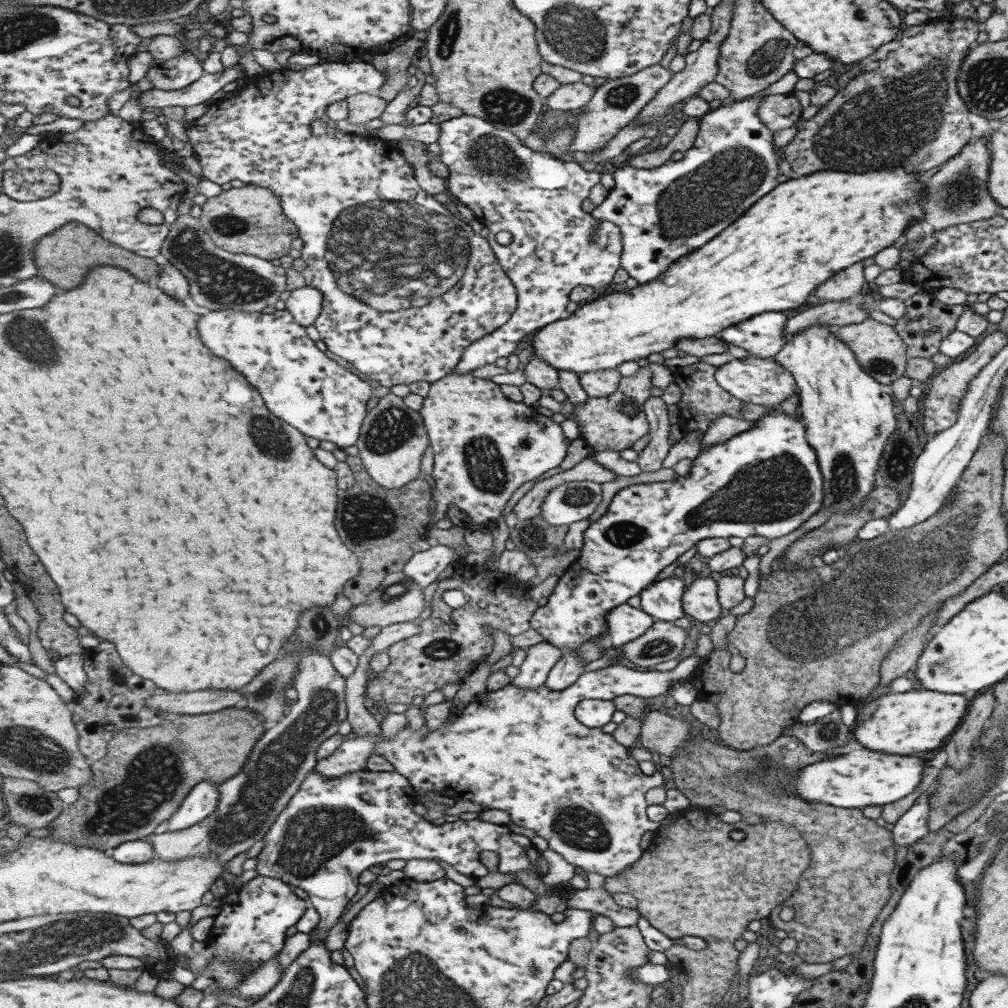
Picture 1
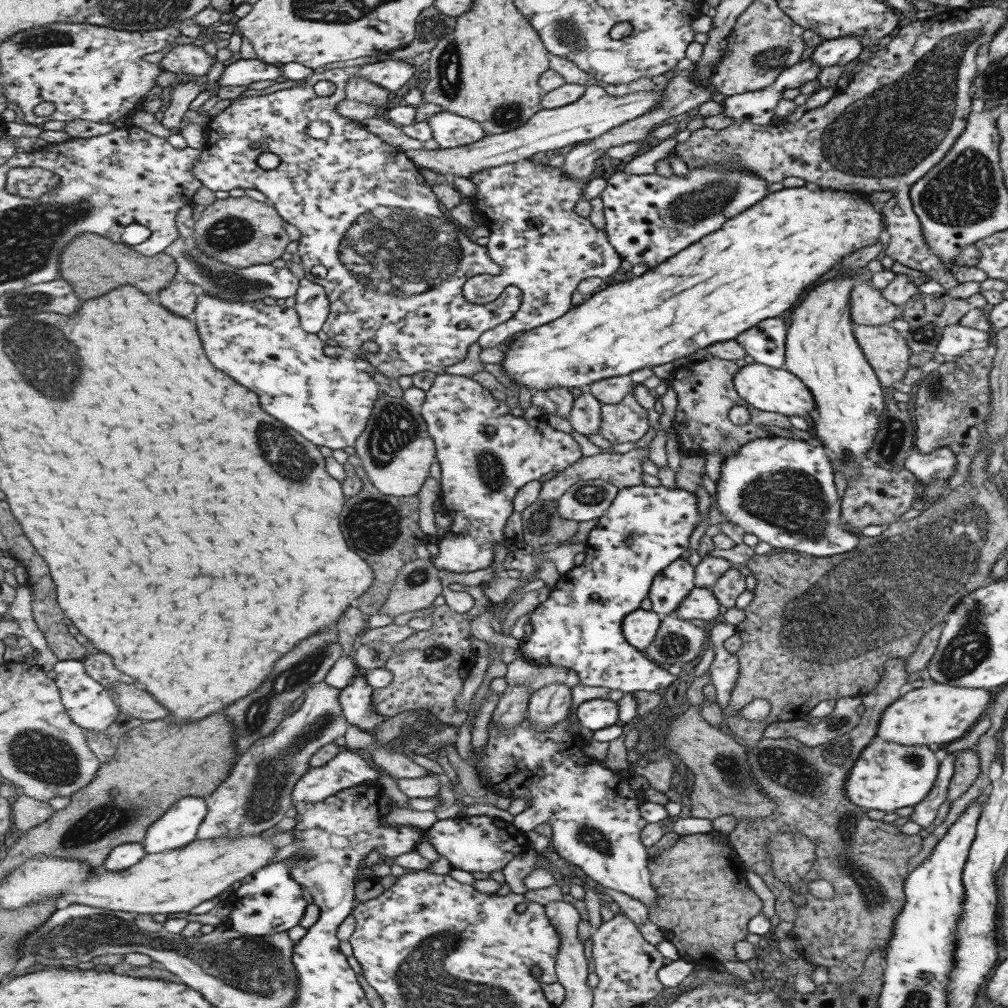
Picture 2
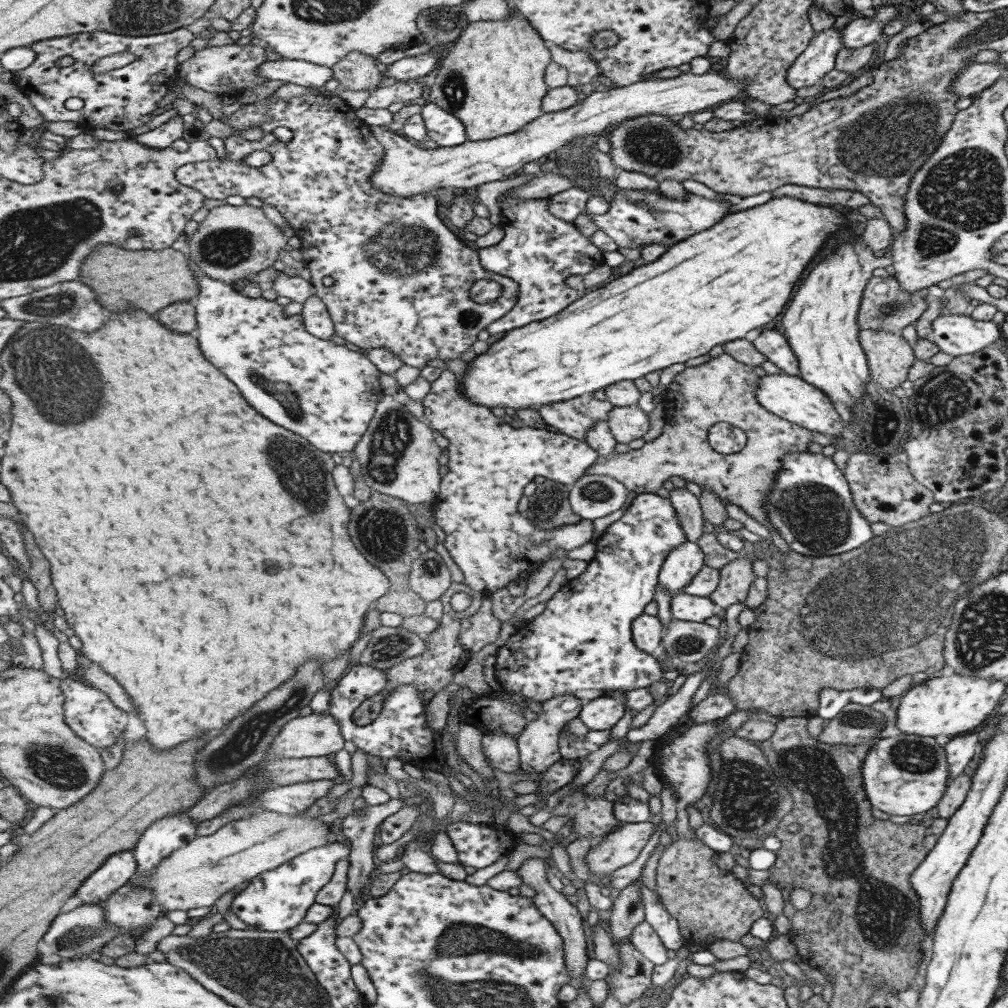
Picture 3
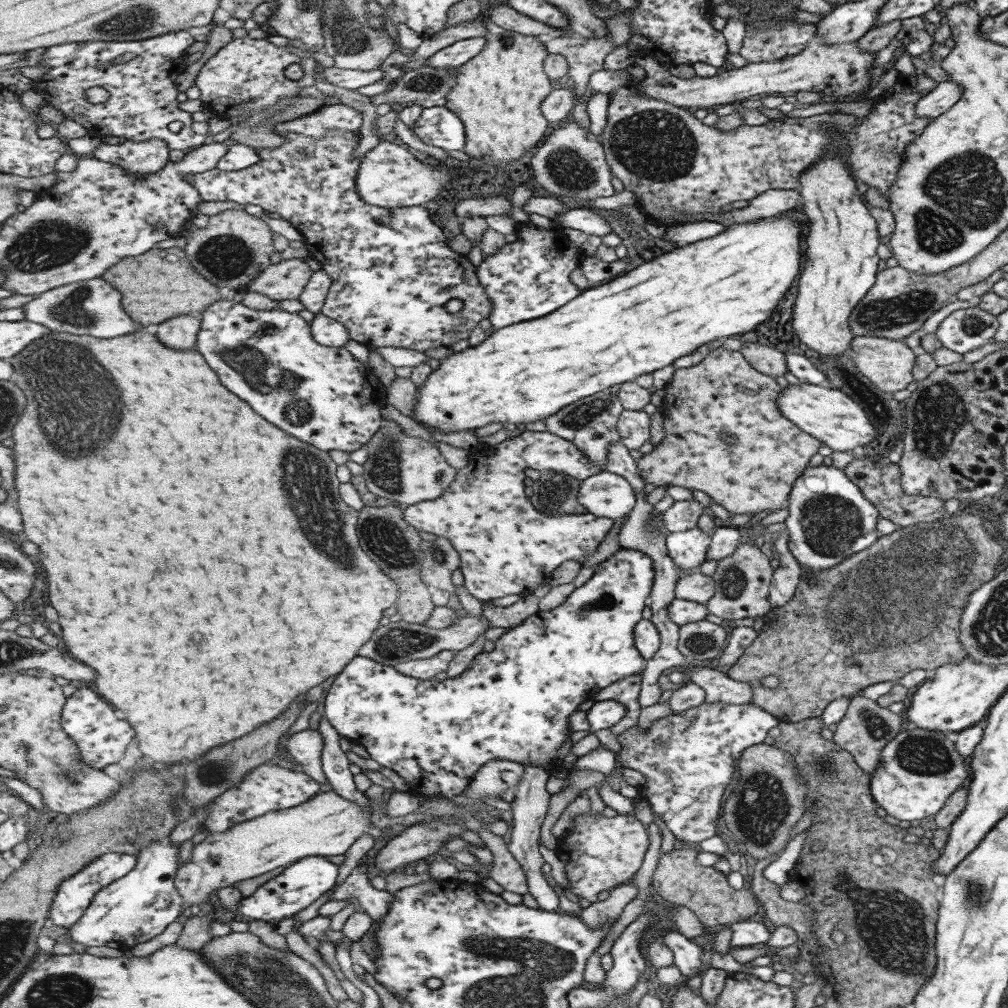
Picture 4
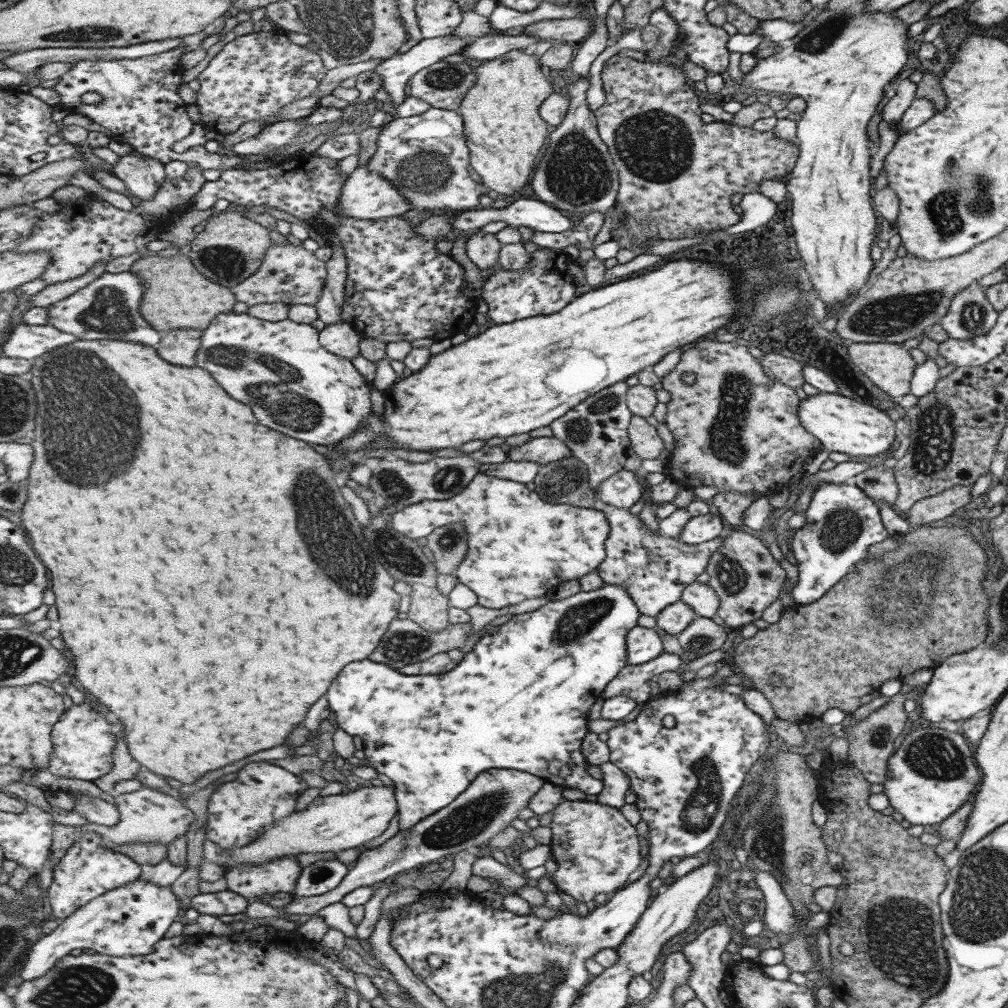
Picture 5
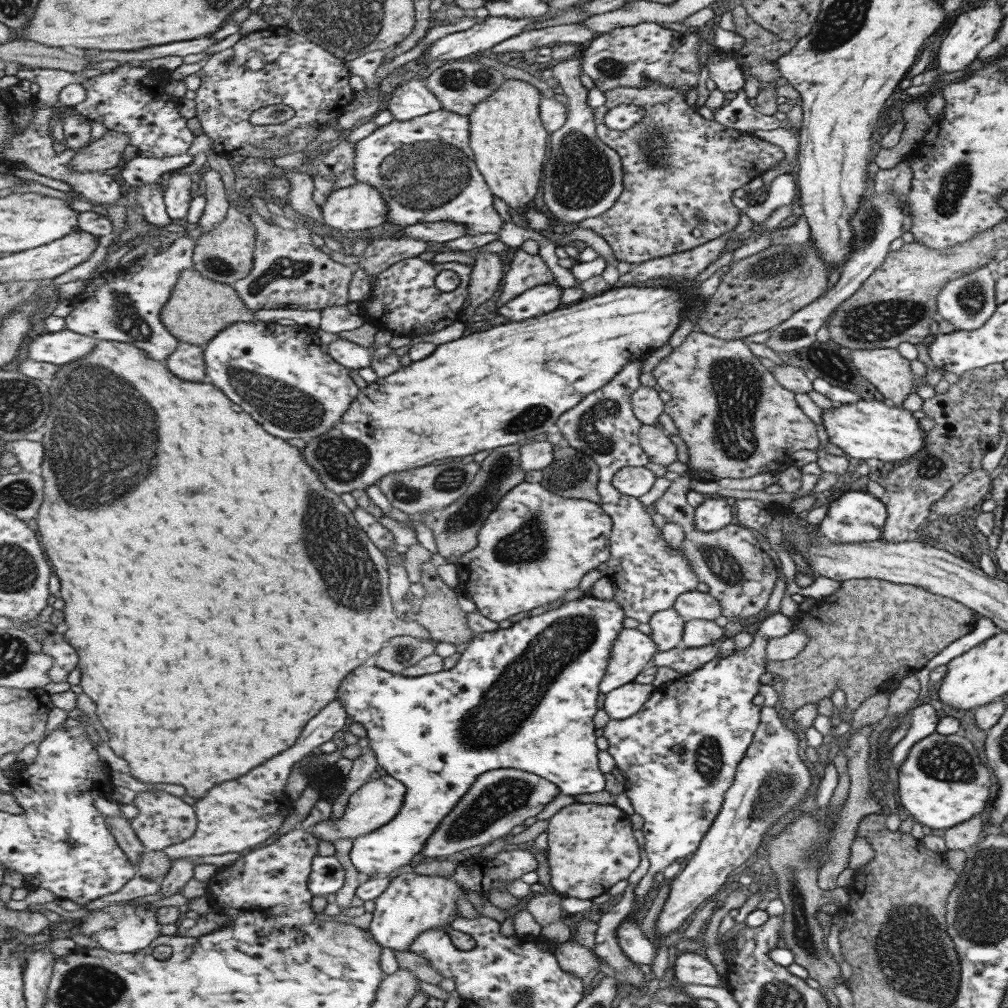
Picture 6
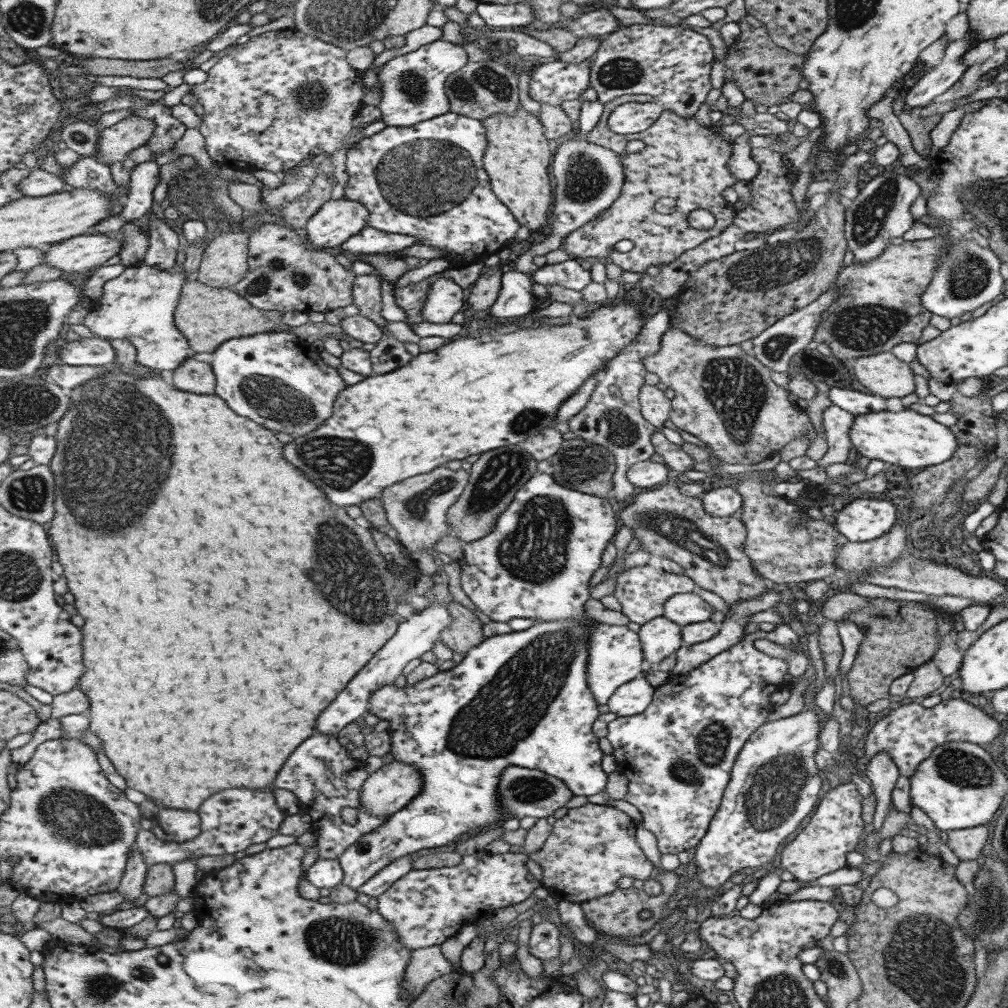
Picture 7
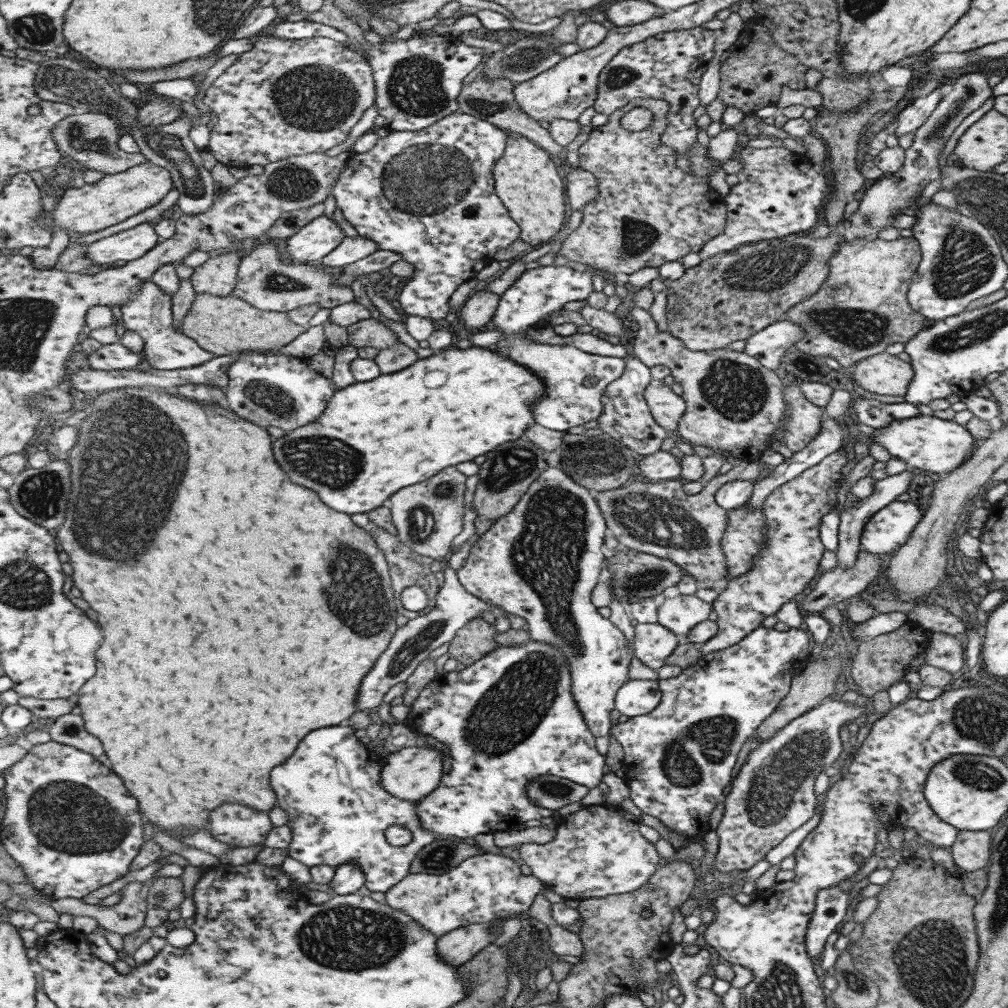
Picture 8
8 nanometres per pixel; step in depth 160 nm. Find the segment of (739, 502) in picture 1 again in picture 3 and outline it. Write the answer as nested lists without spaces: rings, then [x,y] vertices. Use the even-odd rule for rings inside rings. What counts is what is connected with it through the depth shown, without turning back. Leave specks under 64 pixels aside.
[[[822,452],[787,453],[762,509],[766,521],[780,533],[789,550],[808,557],[838,555],[859,548],[873,537],[869,522],[854,507],[843,473]],[[637,493],[623,510],[623,515],[611,523],[595,542],[595,557],[588,564],[585,574],[580,579],[568,580],[548,600],[546,609],[539,616],[528,621],[510,643],[496,651],[493,675],[499,684],[503,684],[504,693],[517,705],[501,700],[496,694],[497,690],[492,690],[489,695],[472,700],[466,712],[463,712],[466,716],[461,719],[481,727],[485,734],[505,731],[519,738],[529,725],[521,716],[521,711],[527,708],[527,698],[542,705],[565,694],[573,695],[575,690],[596,688],[603,692],[628,691],[648,687],[663,679],[663,672],[654,654],[647,654],[633,645],[631,621],[643,612],[643,606],[651,600],[657,589],[658,574],[665,564],[665,558],[685,539],[684,530],[677,522],[668,498],[661,498],[655,493]]]

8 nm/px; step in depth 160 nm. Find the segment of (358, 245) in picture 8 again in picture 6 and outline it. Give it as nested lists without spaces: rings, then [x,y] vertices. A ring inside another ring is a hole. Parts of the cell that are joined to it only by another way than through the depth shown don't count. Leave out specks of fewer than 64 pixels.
[[[435,222],[435,224],[419,223],[411,227],[403,228],[398,235],[409,235],[416,239],[423,239],[436,246],[441,243],[457,240],[465,236],[467,228],[463,224],[453,224],[453,222]]]

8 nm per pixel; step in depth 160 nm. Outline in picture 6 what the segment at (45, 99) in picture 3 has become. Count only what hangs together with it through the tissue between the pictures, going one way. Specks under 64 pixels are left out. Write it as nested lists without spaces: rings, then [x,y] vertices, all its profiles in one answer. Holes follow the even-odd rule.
[[[123,63],[102,75],[89,79],[82,86],[86,89],[86,99],[74,108],[80,115],[91,122],[101,123],[108,131],[119,131],[130,136],[131,151],[141,151],[141,156],[146,158],[170,158],[189,153],[194,146],[196,134],[188,127],[188,119],[183,118],[179,106],[183,99],[174,98],[165,90],[171,81],[165,75],[159,76],[163,70],[138,66],[134,63]]]

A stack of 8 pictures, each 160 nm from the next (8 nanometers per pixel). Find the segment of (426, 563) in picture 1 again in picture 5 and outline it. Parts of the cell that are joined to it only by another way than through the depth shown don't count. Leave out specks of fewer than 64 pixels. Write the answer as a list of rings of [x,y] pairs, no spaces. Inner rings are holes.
[[[555,435],[550,437],[531,437],[526,443],[513,447],[508,452],[509,460],[532,460],[547,465],[572,456],[567,443]],[[483,472],[453,498],[423,501],[400,511],[391,510],[391,515],[389,524],[412,539],[428,537],[437,528],[447,527],[452,522],[465,525],[470,548],[457,575],[462,584],[477,594],[479,605],[487,609],[502,609],[523,600],[551,596],[557,586],[570,580],[579,581],[583,576],[598,571],[606,559],[606,542],[612,529],[607,515],[599,507],[593,509],[571,504],[551,504],[545,502],[537,490],[529,490],[522,482],[497,478]]]

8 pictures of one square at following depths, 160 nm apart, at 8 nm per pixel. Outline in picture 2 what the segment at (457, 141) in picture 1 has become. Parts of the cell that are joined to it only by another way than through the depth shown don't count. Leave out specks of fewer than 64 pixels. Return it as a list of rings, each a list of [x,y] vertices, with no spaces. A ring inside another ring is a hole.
[[[441,111],[429,119],[429,125],[434,131],[434,140],[441,149],[455,149],[475,145],[478,140],[486,137],[487,131],[474,119]],[[529,158],[515,164],[493,166],[469,179],[477,188],[473,206],[481,222],[490,230],[487,244],[490,257],[502,266],[502,271],[500,275],[485,273],[471,277],[464,284],[464,297],[475,304],[487,304],[504,297],[511,285],[523,291],[523,302],[518,313],[511,320],[483,333],[478,340],[481,349],[499,348],[501,344],[514,340],[519,332],[526,333],[538,326],[557,321],[572,309],[571,298],[580,282],[592,276],[609,278],[619,268],[621,260],[617,256],[618,251],[615,250],[605,229],[595,228],[589,218],[577,214],[576,206],[583,198],[583,190],[589,186],[589,181],[570,177],[563,166],[548,166],[545,162],[535,163]]]

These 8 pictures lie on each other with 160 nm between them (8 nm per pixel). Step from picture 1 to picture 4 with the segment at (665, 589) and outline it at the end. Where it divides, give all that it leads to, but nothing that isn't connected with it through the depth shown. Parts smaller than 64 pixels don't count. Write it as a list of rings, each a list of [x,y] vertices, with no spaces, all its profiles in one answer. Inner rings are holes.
[[[700,528],[667,533],[664,536],[667,554],[679,573],[689,575],[706,560],[711,536]]]

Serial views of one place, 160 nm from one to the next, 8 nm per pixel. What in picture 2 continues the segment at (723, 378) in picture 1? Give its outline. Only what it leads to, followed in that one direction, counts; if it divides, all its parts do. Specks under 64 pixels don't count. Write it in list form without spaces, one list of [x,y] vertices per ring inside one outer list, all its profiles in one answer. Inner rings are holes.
[[[758,363],[747,364],[733,375],[732,383],[737,394],[757,410],[785,416],[802,416],[808,422],[814,415],[815,403],[809,389],[794,374],[784,369],[769,368]]]

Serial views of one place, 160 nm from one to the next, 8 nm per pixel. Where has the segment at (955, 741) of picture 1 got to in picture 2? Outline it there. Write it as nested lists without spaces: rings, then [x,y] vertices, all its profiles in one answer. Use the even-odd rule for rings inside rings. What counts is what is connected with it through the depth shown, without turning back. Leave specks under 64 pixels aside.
[[[973,745],[976,749],[965,748],[954,752],[953,774],[951,775],[946,800],[953,802],[959,795],[965,792],[965,789],[977,778],[980,773],[980,762],[978,759],[977,745]]]

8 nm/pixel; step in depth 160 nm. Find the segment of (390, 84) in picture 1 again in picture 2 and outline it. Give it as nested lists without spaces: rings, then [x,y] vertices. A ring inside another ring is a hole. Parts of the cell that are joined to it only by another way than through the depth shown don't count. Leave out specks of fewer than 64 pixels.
[[[429,7],[419,15],[416,24],[416,37],[411,44],[394,50],[387,54],[386,59],[409,60],[410,57],[419,56],[423,52],[430,53],[439,41],[455,32],[457,19],[455,16],[443,14],[437,7]]]

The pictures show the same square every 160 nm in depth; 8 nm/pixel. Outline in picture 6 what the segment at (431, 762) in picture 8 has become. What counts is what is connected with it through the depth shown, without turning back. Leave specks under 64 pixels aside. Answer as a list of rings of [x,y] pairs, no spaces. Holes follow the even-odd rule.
[[[389,774],[373,779],[349,797],[342,816],[338,819],[329,817],[327,820],[313,825],[310,830],[321,841],[334,843],[339,839],[351,839],[354,842],[364,834],[371,834],[371,831],[392,822],[404,805],[407,791],[405,782],[401,782]]]

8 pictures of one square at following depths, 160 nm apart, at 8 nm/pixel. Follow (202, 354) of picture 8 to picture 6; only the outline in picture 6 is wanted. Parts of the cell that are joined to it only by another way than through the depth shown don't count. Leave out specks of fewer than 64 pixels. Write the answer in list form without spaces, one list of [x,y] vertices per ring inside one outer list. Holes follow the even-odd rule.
[[[180,235],[169,247],[157,247],[147,252],[134,265],[106,270],[93,278],[86,289],[73,298],[72,311],[64,318],[66,328],[100,341],[126,342],[138,346],[157,362],[167,364],[181,341],[171,334],[162,321],[162,310],[169,304],[181,274],[194,268],[195,247],[195,239]]]

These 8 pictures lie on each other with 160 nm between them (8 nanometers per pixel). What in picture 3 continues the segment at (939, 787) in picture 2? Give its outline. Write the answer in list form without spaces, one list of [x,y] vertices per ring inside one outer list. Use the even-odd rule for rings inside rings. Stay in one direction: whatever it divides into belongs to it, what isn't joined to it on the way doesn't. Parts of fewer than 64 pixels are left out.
[[[975,733],[956,735],[943,748],[946,756],[948,780],[950,781],[964,772],[973,755],[979,751],[977,735]]]

